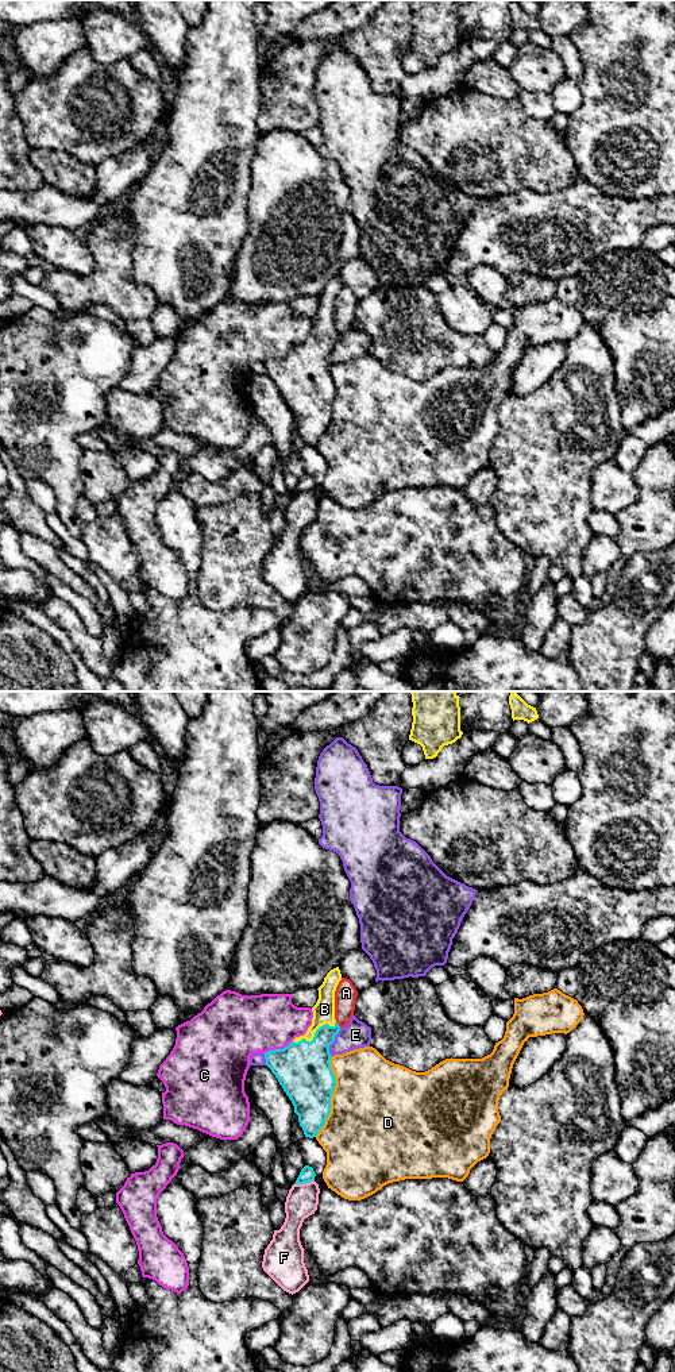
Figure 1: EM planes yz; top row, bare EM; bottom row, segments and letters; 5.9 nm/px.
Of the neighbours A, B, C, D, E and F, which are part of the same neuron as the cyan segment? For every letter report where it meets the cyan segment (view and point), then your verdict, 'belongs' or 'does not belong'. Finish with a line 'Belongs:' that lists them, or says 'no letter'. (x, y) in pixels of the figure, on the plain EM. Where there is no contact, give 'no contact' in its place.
A: yz (338, 332) | does not belong
B: yz (315, 343) | belongs
C: yz (278, 358) | does not belong
D: yz (331, 405) | does not belong
E: yz (332, 350) | does not belong
F: yz (304, 490) | does not belong
Belongs: B

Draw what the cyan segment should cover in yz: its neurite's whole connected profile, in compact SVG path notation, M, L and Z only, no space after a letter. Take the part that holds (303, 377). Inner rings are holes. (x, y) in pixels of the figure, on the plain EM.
M339 275L331 278L312 316L312 334L284 358L265 362L266 374L294 415L305 446L313 447L331 421L336 388L331 378L329 354L340 335L335 328L335 300L342 289Z

